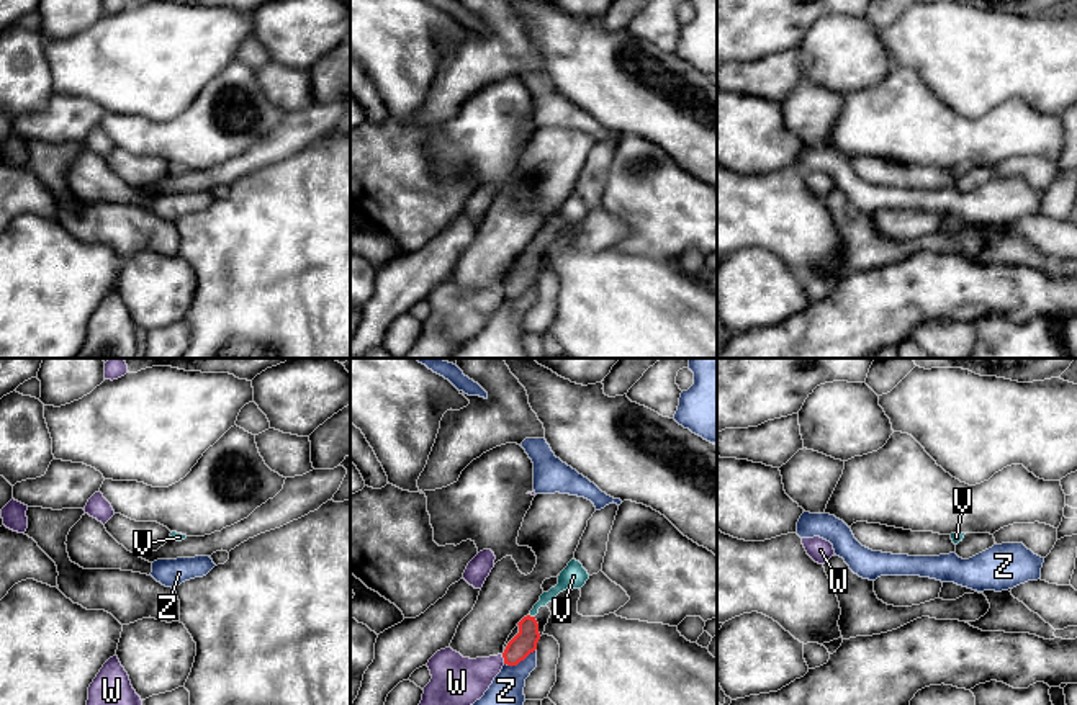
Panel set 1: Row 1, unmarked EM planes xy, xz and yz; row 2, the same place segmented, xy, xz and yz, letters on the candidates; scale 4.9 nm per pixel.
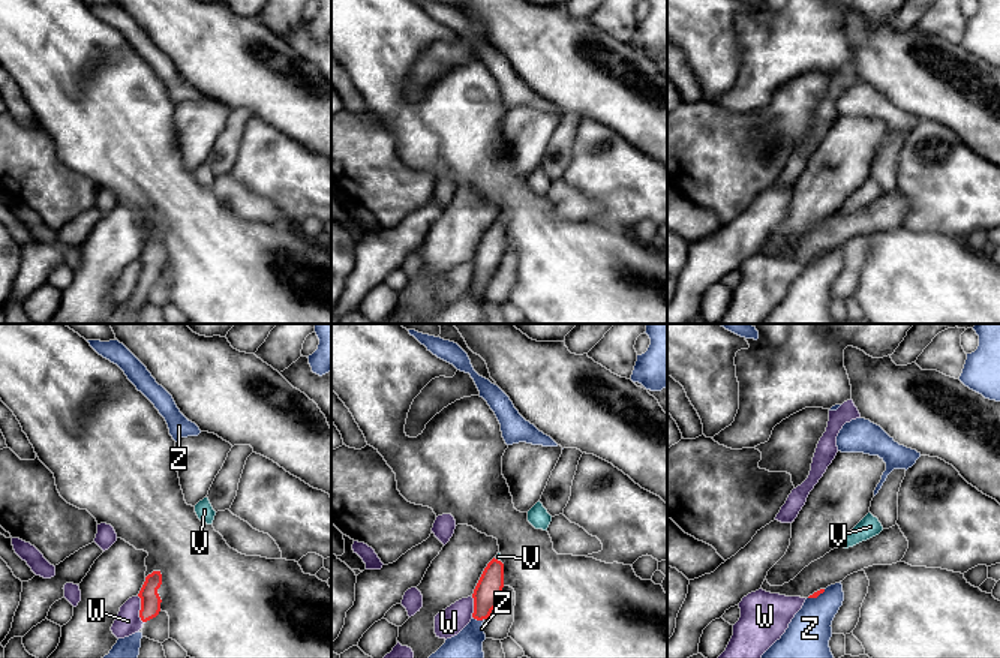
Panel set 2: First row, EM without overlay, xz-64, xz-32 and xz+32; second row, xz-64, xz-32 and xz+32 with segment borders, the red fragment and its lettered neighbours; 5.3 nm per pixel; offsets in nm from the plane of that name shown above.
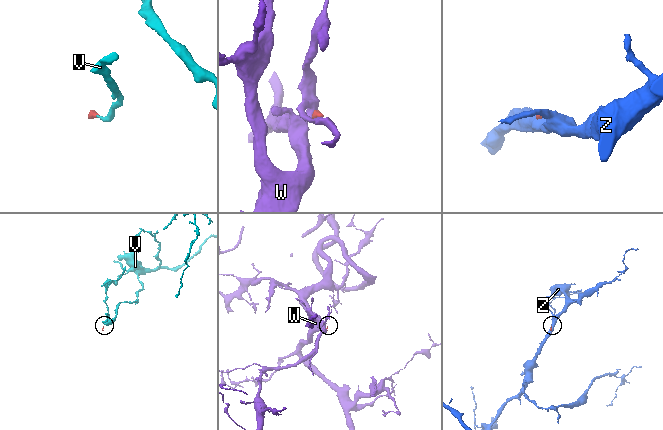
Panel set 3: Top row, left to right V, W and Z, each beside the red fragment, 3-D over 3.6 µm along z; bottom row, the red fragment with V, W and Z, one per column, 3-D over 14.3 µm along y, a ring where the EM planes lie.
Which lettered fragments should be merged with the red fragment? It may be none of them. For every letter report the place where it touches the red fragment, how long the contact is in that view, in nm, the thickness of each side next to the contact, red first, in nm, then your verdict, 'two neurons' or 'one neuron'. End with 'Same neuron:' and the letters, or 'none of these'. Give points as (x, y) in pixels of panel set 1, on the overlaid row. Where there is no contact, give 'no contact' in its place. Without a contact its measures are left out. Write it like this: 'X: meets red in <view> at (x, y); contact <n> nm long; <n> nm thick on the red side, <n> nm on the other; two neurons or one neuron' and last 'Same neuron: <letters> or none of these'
V: meets red in xz at (532, 617); contact 40 nm long; 120 nm thick on the red side, 90 nm on the other; one neuron
W: meets red in xz at (504, 660); contact 50 nm long; 120 nm thick on the red side, 240 nm on the other; two neurons
Z: meets red in xz at (519, 661); contact 180 nm long; 120 nm thick on the red side, 160 nm on the other; two neurons
Same neuron: V

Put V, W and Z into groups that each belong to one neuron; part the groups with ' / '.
V / W / Z

